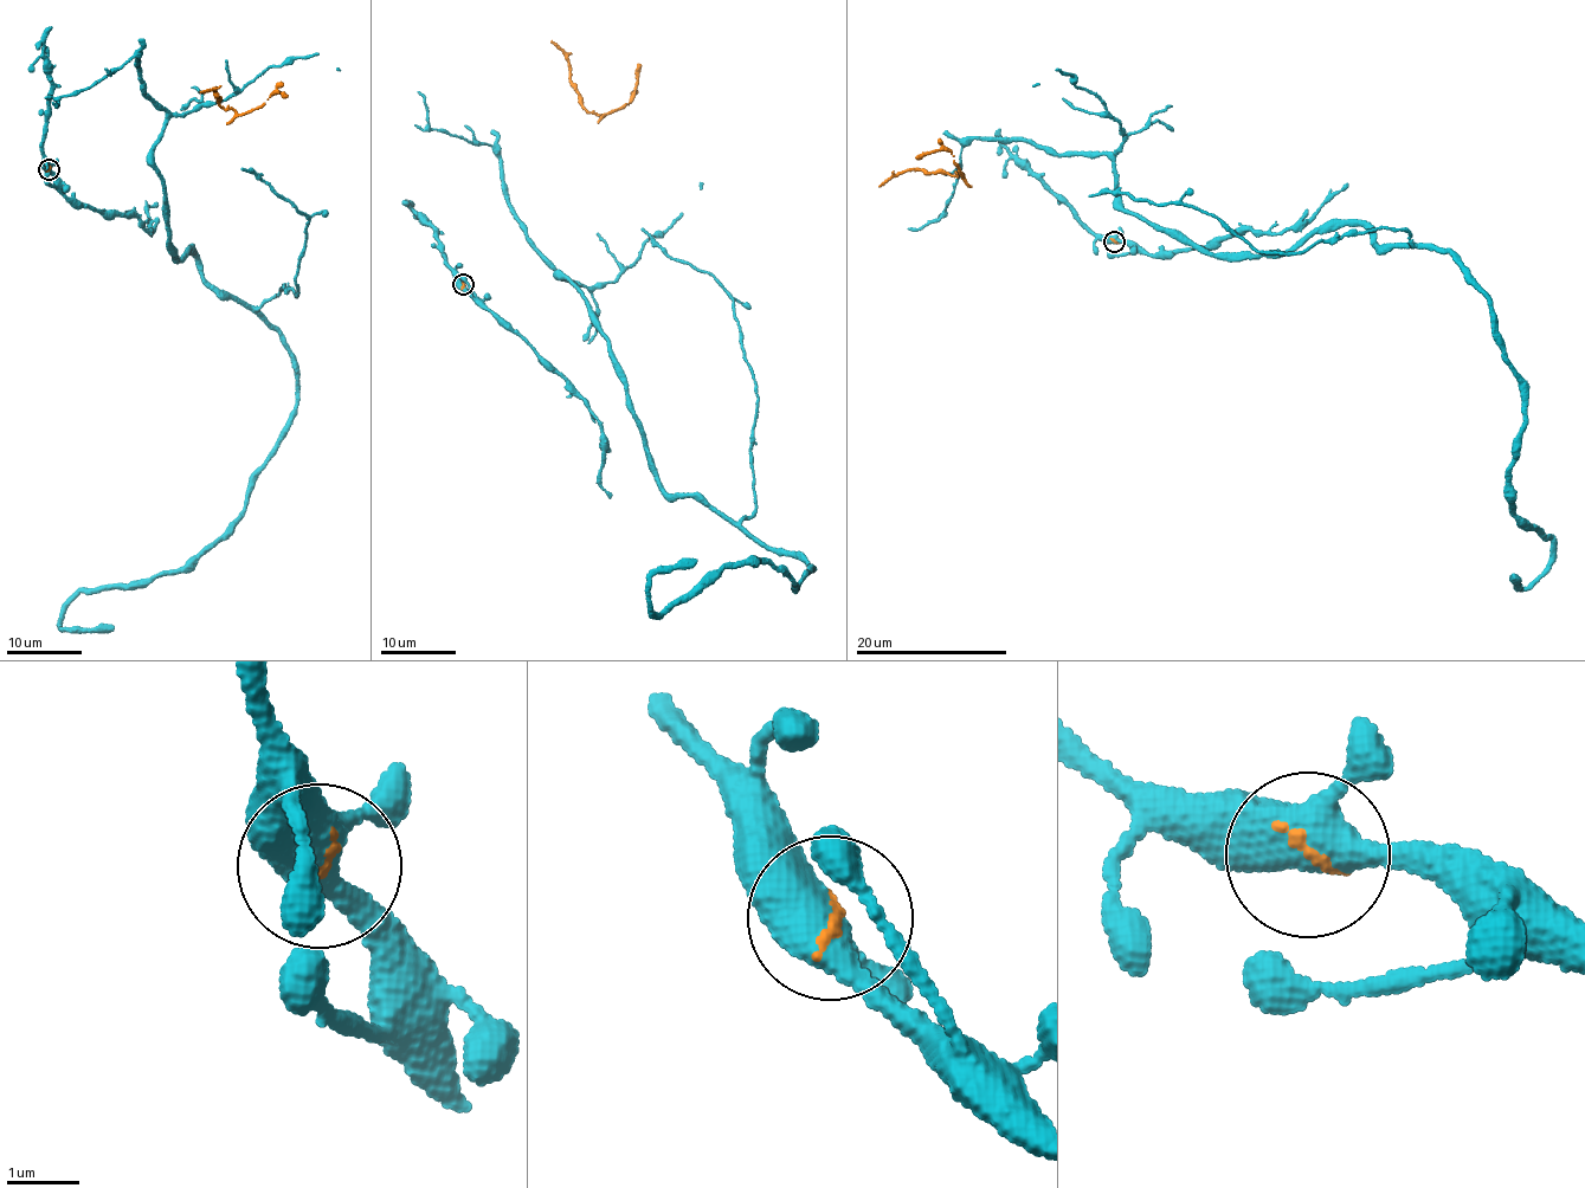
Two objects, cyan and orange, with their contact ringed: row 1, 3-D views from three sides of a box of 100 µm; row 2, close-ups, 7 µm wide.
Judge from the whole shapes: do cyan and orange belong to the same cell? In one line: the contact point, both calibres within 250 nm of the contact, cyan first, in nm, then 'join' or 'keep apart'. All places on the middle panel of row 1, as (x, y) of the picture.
(463, 284) | 440/110 nm | join

